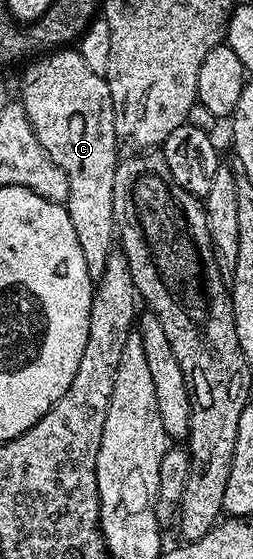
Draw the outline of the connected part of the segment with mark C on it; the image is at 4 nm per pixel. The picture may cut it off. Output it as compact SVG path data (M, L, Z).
M54 49L27 63L30 64L22 75L20 102L36 133L36 141L40 141L48 157L68 177L70 195L64 206L68 217L72 217L72 229L76 229L76 241L80 241L80 250L84 252L90 278L96 281L104 273L104 265L116 243L112 193L116 169L120 162L120 140L114 124L112 93L105 78L92 73L92 69L88 69L84 57L80 57L76 49Z

